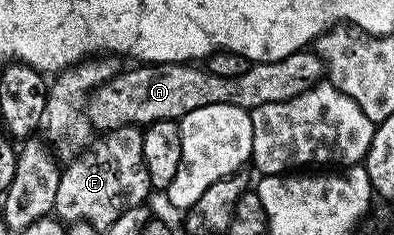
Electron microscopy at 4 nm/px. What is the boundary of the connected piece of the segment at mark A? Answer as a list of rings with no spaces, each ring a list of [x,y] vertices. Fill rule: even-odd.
[[[309,49],[297,50],[292,56],[284,56],[284,60],[252,64],[244,76],[231,78],[216,76],[198,64],[180,62],[168,66],[138,64],[133,68],[123,69],[91,93],[88,117],[95,131],[119,130],[125,126],[145,128],[152,122],[181,120],[195,108],[204,108],[204,104],[236,104],[252,111],[264,104],[292,100],[324,78],[321,56]]]

